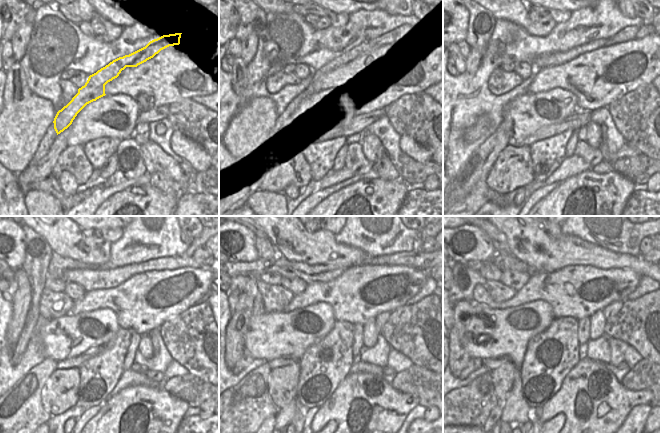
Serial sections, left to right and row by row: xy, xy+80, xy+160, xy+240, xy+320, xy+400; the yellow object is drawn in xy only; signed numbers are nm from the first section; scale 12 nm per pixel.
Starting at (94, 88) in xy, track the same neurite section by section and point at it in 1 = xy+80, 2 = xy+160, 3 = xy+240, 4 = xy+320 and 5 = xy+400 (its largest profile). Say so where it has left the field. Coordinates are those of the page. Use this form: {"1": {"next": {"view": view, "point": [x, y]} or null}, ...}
{"1": {"next": {"view": "xy+80", "point": [277, 139]}}, "2": {"next": {"view": "xy+160", "point": [467, 191]}}, "3": {"next": {"view": "xy+240", "point": [16, 415]}}, "4": {"next": {"view": "xy+320", "point": [242, 409]}}, "5": {"next": {"view": "xy+400", "point": [470, 405]}}}

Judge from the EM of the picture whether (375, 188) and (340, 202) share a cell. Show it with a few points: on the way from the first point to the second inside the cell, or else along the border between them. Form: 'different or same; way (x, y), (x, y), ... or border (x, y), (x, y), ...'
same; way (366, 197), (361, 202), (349, 202)

